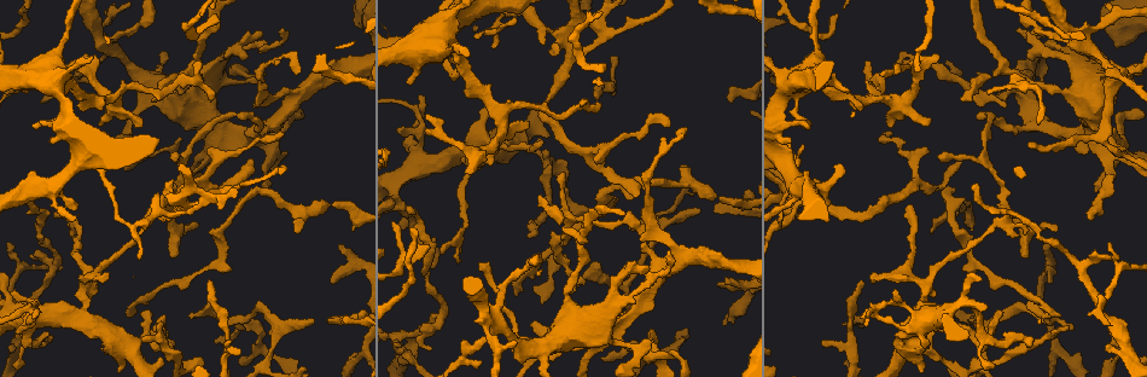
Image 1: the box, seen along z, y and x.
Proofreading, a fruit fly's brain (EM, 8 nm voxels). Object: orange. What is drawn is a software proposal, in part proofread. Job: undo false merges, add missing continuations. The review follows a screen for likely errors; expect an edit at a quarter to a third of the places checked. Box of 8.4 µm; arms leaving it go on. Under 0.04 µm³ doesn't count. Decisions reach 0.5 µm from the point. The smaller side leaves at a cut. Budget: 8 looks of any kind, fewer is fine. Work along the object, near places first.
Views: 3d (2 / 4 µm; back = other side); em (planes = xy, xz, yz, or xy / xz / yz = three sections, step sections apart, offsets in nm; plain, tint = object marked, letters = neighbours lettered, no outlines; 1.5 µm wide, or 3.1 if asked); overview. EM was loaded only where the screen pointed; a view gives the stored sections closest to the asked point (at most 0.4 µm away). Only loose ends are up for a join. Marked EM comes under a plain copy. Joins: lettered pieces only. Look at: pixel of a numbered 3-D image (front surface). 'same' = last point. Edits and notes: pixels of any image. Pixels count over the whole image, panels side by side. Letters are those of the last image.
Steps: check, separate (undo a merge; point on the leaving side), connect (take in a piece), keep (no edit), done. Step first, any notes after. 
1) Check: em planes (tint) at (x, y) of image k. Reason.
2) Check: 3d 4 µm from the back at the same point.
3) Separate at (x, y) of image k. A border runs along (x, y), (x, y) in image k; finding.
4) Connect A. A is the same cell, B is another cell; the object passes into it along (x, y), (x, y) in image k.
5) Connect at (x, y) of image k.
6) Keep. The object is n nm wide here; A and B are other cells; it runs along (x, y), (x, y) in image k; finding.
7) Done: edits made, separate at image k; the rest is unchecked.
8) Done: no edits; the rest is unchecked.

Check: 3d 4 µm from the back at (450, 47) of image 1. Thick turns thin.

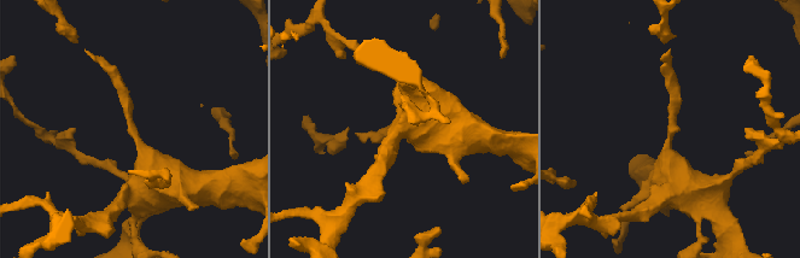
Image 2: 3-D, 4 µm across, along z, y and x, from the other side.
Check: em planes (letters) at (671, 131) of image 2. Shape alone is not enough.

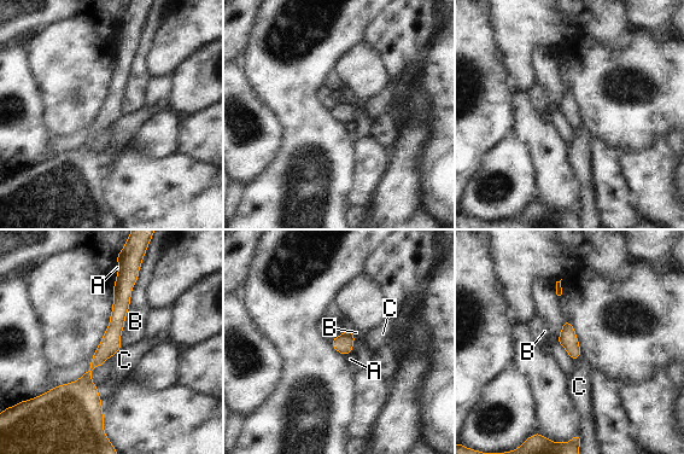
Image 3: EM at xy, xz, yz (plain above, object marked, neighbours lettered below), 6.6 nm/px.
Keep. A, B and C are other cells; it runs along (121, 274), (117, 322), (87, 376), (94, 417) in image 3; all the same cell.

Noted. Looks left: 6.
Check: em planes (letters) at (251, 160) of image 1. An open end.

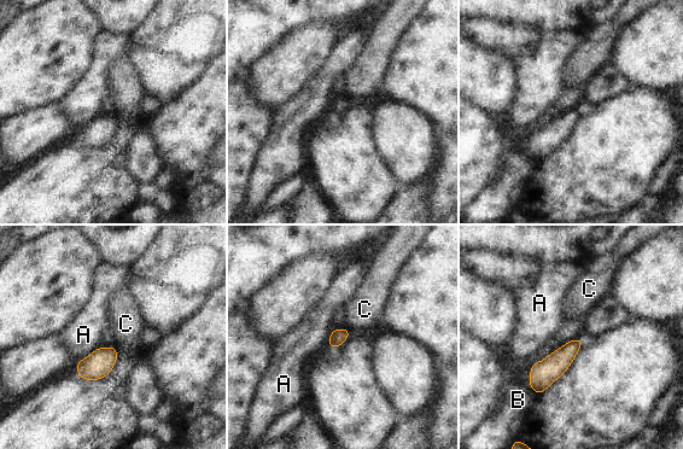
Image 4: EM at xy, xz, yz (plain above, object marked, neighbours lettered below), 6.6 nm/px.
Keep. The object is 100 nm wide here; A, B and C are other cells; a border runs along (112, 345), (117, 354) in image 4; no lettered piece goes on from it.

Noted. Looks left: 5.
Check: 3d 4 µm at (669, 127) of image 1. Branch stops here.

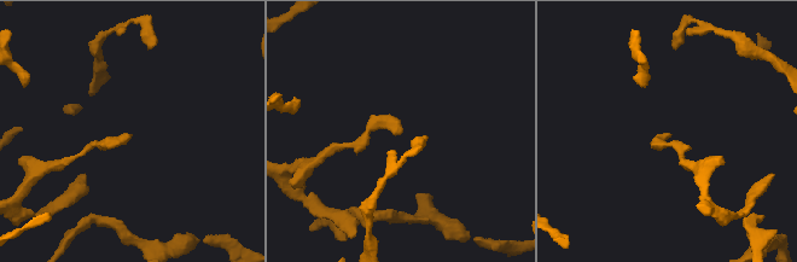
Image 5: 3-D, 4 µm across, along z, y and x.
Check: em planes (tint) at (669, 133) of image 5. Shape alone is not enough.

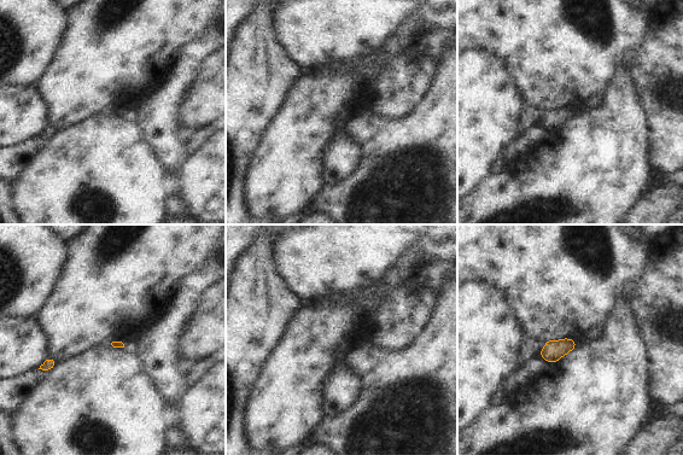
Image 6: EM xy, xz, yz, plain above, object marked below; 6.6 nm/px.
Check: em planes (letters) at the same point. See the neighbours.

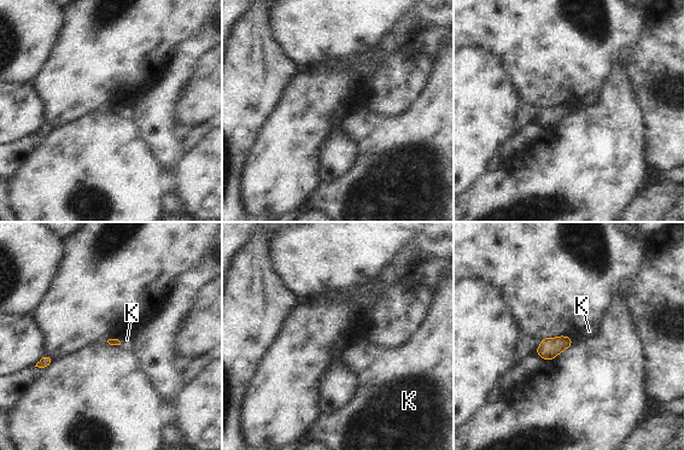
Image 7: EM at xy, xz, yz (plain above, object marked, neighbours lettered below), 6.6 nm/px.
Keep. K is another cell; a border runs along (121, 339), (124, 344) in image 7; no lettered piece goes on from it.

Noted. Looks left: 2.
Done: no edits; the rest is unchecked.

